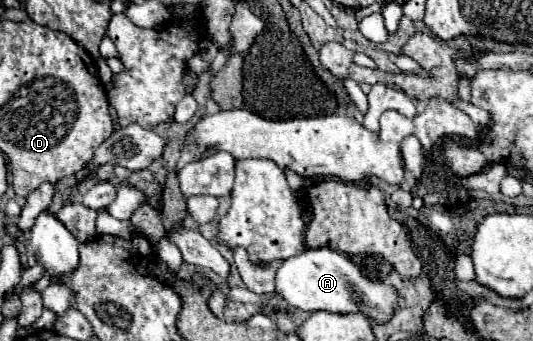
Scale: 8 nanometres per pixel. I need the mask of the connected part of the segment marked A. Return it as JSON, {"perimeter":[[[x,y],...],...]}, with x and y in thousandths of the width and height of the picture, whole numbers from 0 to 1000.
{"perimeter":[[[621,727],[572,733],[568,745],[535,762],[520,792],[516,833],[520,862],[527,862],[550,903],[565,903],[572,915],[614,909],[625,921],[681,915],[696,938],[696,950],[730,944],[752,886],[741,839],[715,821],[692,821],[655,757]]]}

